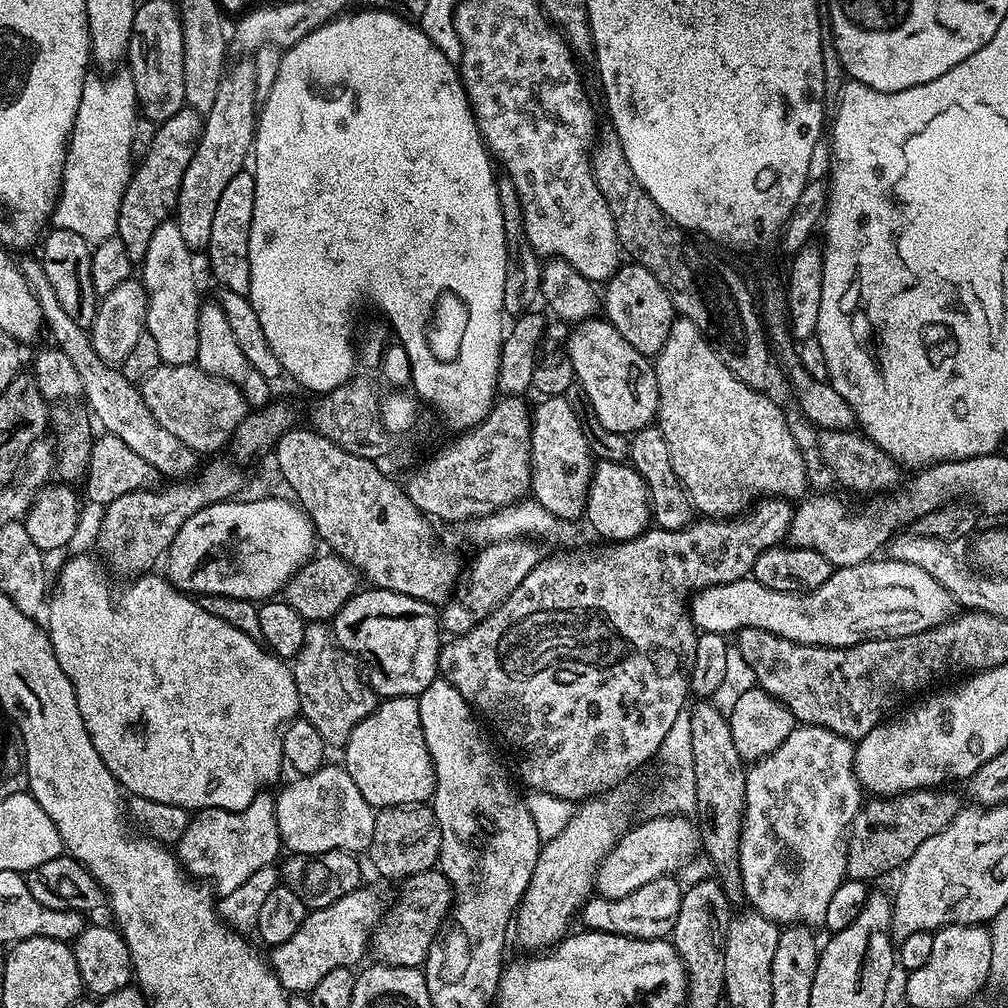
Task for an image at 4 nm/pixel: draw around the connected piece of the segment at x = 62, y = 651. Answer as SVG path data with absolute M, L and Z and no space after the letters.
M70 557L61 566L60 577L56 580L57 588L53 592L51 589L50 599L46 604L46 621L48 620L46 631L52 649L62 670L74 686L78 710L94 742L94 750L98 750L102 762L125 793L133 792L131 795L141 800L153 800L189 810L221 808L222 811L240 812L243 808L250 807L255 796L269 787L267 784L279 774L284 764L282 733L289 722L297 719L300 711L298 689L292 677L291 667L279 656L273 656L256 636L242 634L242 630L234 630L230 622L214 618L214 614L205 610L199 599L181 592L173 584L168 583L163 575L148 575L152 574L137 575L133 579L136 581L121 596L112 597L99 566L90 557Z

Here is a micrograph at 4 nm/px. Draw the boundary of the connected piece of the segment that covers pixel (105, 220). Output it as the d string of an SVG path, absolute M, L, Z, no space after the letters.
M113 72L116 73L109 80L89 78L84 81L82 102L68 138L68 153L64 155L60 196L50 221L52 228L74 230L74 234L82 234L93 246L116 235L122 194L134 171L132 131L138 119L136 91L131 72Z

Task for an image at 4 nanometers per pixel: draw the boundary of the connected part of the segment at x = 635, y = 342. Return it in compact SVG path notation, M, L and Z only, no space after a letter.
M639 266L631 267L617 268L616 275L607 281L605 288L608 289L602 292L602 312L614 330L618 330L618 334L638 350L638 354L655 358L662 346L666 346L666 338L670 338L674 319L672 299L652 272Z

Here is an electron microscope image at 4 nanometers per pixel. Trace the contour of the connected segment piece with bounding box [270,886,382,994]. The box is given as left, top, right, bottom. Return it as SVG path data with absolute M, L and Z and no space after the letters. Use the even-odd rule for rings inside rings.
M361 886L356 891L338 898L325 908L317 908L309 911L304 920L294 930L294 934L286 942L275 945L271 949L270 967L280 979L280 984L285 992L289 994L307 994L314 986L318 986L322 974L330 974L330 970L335 968L346 968L356 966L356 963L367 953L370 948L370 935L382 918L382 907L380 908L380 896L376 892L371 892L367 886Z

